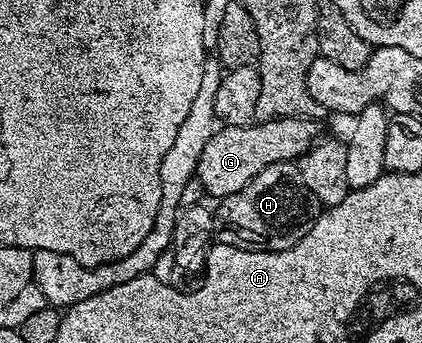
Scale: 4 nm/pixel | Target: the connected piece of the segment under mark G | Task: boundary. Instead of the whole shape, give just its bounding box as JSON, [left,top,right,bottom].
[195,116,320,198]

